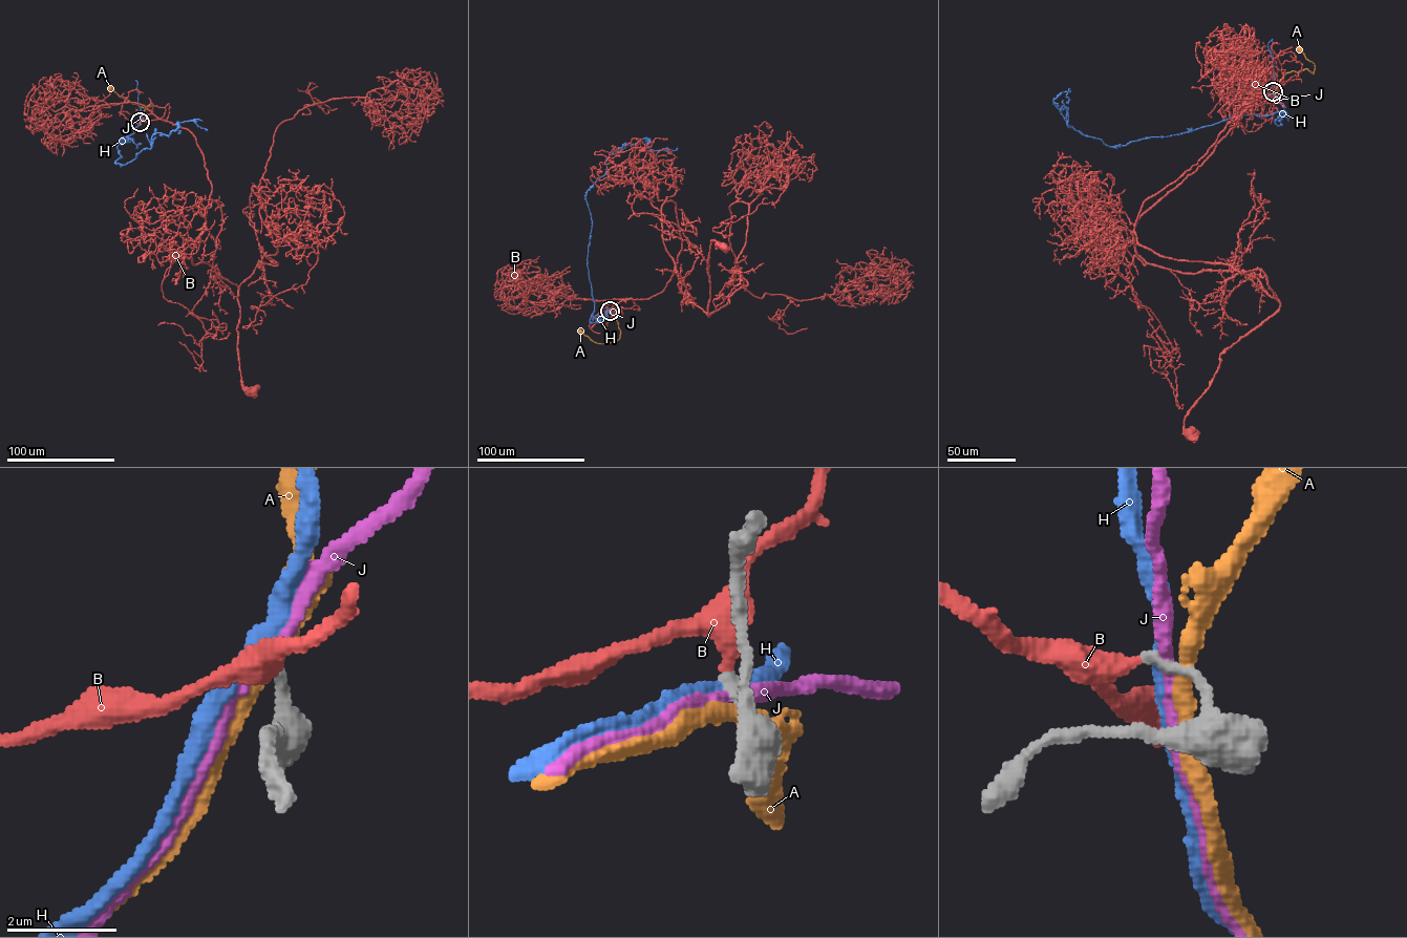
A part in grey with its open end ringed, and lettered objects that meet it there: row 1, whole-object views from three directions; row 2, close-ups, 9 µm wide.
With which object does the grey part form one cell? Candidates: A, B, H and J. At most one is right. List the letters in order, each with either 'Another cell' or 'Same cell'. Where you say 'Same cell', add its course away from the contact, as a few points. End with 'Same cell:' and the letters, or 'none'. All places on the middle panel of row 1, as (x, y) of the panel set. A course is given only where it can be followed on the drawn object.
A: Another cell
B: Same cell. Its course: (610, 311), (673, 275), (681, 239), (665, 201), (679, 290), (708, 316), (708, 253), (722, 246)
H: Another cell
J: Another cell
Same cell: B

